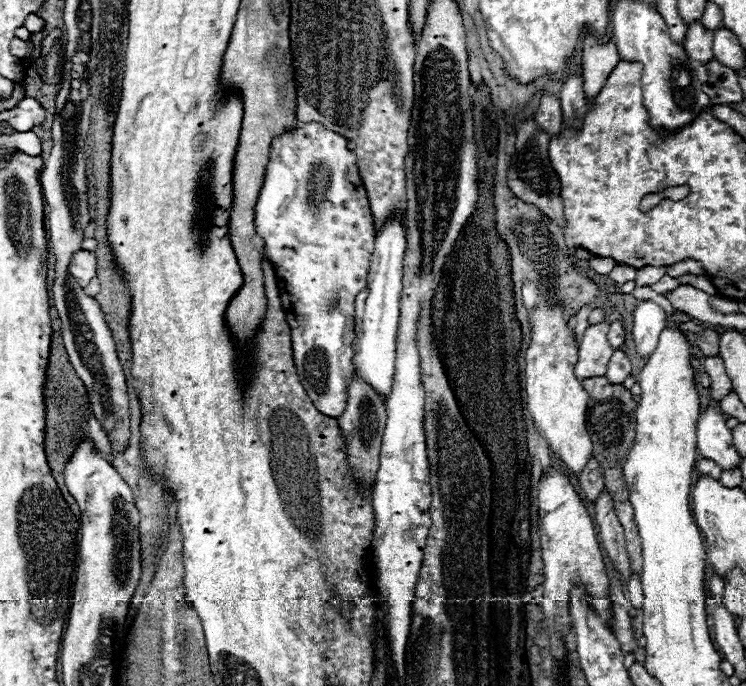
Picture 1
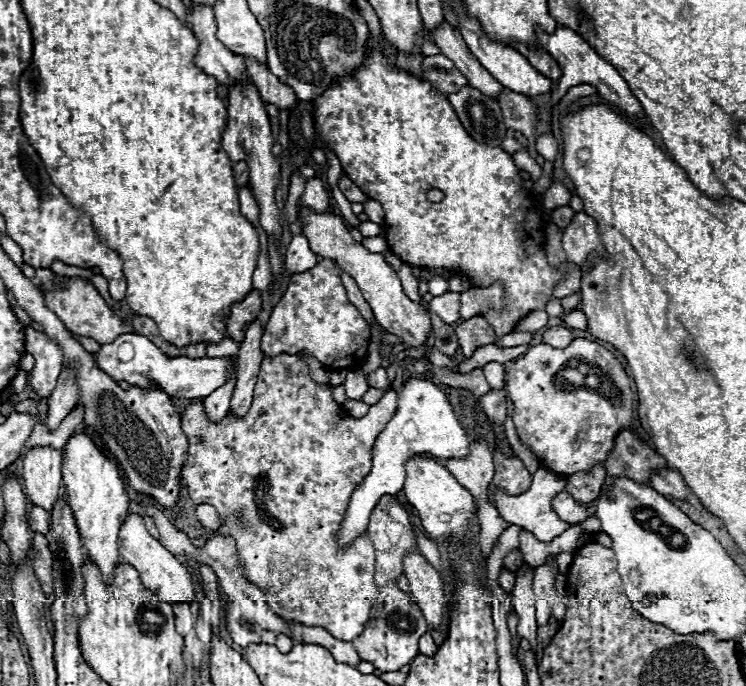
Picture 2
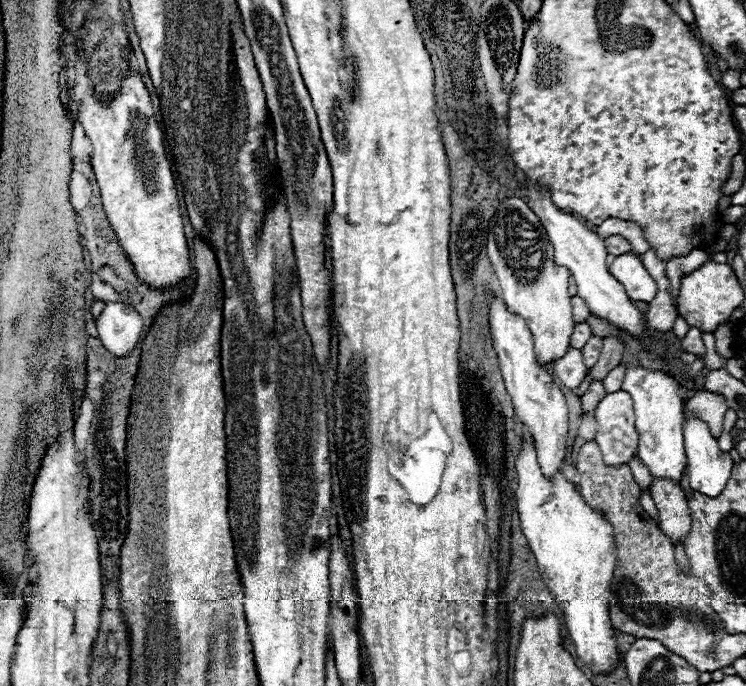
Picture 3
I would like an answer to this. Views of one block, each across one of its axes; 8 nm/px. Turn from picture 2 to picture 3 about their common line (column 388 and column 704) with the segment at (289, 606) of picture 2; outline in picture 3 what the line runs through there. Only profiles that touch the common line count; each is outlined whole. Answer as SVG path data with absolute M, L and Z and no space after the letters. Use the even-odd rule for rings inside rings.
M700 390L692 396L692 400L686 406L688 412L698 414L708 426L710 432L714 434L714 438L718 438L722 434L722 424L724 424L724 414L728 410L726 398L720 394L712 394L708 390Z

